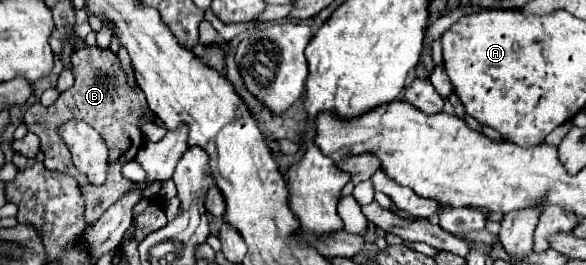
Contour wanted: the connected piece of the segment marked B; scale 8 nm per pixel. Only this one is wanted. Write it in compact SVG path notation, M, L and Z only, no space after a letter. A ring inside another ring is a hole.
M84 47L72 53L72 65L74 65L74 77L76 83L72 89L64 91L58 101L50 107L28 107L28 111L24 113L24 123L28 127L30 133L40 137L40 147L44 151L44 165L50 171L62 171L68 173L72 177L76 177L78 181L82 181L82 189L84 189L84 199L86 199L86 219L88 221L96 221L98 217L102 217L102 213L116 203L120 197L126 195L126 191L134 185L132 181L124 179L120 169L124 167L124 163L128 163L130 159L136 157L140 145L144 143L142 139L142 131L140 131L140 115L144 111L150 111L144 99L144 93L132 91L130 85L126 83L126 75L120 69L120 61L112 51L100 51L98 47ZM70 119L78 119L88 123L90 127L94 127L100 137L104 139L110 155L108 155L108 171L106 171L106 181L104 185L96 187L92 183L86 181L84 175L80 175L80 171L74 167L70 151L66 149L66 145L62 143L62 139L58 137L58 127Z

